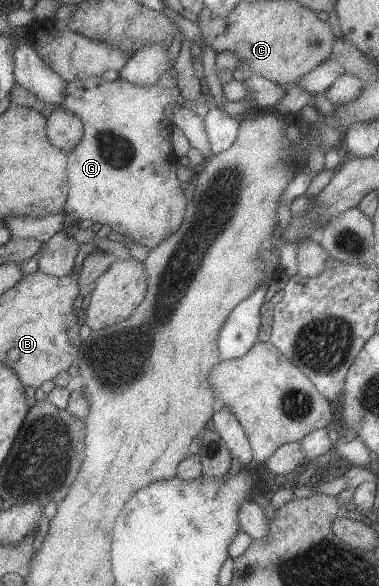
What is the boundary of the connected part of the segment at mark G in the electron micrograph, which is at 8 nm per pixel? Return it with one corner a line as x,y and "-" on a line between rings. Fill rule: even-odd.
89,76
65,83
65,95
58,107
74,115
83,126
83,135
77,147
67,154
68,194
63,212
74,222
88,219
108,225
112,236
122,236
134,244
152,250
173,235
184,220
187,199
174,176
177,165
171,145
174,126
166,119
166,104
183,103
177,87
166,88
159,84
136,86
121,78
108,83
100,76

